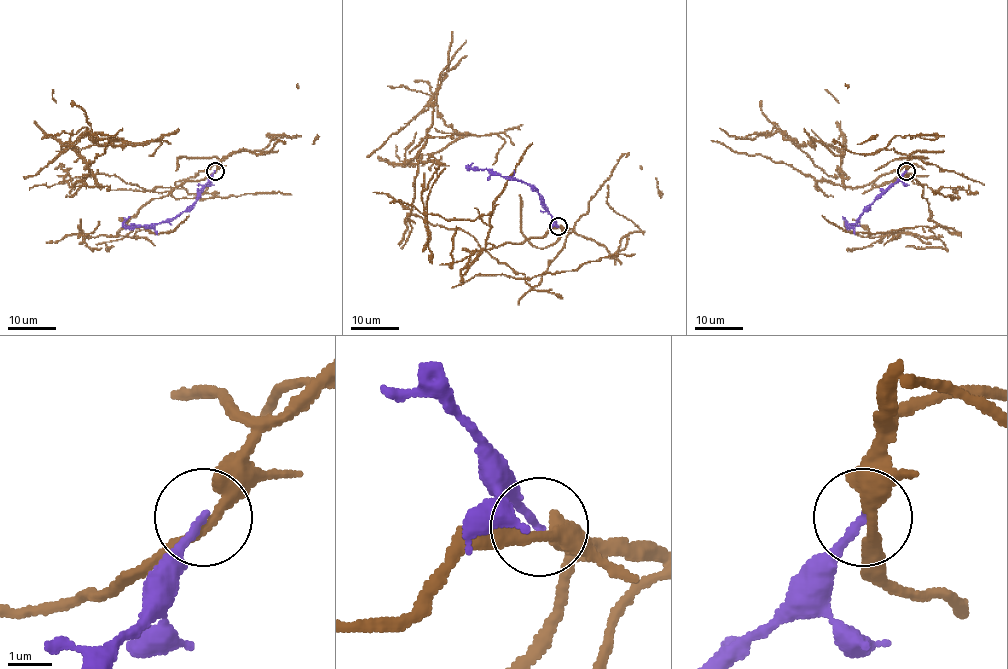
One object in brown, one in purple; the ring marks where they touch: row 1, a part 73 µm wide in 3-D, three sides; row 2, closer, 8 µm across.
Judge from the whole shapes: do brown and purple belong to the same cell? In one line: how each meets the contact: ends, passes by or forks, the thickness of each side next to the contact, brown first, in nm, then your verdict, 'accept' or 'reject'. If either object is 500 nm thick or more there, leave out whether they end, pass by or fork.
brown passes by | purple ends | 280/180 nm | reject

